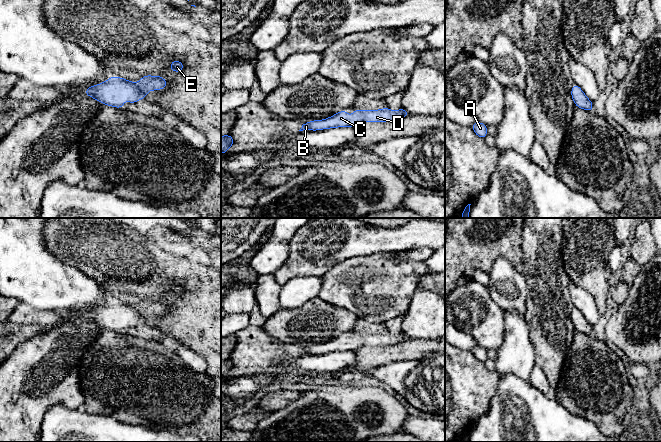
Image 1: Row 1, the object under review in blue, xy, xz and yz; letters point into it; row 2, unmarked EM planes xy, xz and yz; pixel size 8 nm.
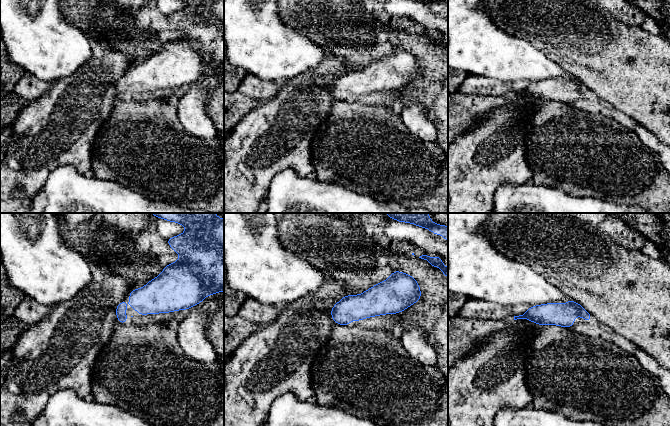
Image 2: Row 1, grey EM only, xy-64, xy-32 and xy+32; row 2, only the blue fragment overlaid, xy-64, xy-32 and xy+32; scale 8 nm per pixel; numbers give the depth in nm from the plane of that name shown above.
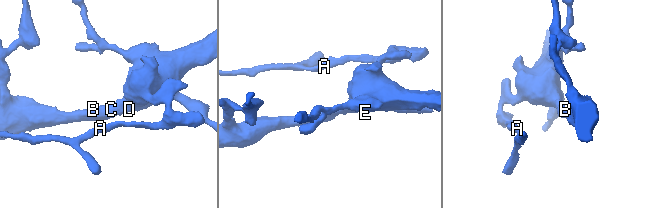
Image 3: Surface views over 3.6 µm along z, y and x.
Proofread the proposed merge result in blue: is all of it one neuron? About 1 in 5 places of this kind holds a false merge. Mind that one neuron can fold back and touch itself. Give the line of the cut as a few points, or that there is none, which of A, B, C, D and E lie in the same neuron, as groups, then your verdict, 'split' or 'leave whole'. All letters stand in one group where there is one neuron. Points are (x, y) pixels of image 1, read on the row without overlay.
cut none; groups A B C D E; leave whole

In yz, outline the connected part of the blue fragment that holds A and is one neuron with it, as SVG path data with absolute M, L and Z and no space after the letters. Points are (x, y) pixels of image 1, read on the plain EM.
M476 345L472 350L471 352L473 353L473 355L475 356L475 358L477 360L479 360L480 362L485 362L486 360L488 360L488 357L487 357L487 349L479 346L479 345Z

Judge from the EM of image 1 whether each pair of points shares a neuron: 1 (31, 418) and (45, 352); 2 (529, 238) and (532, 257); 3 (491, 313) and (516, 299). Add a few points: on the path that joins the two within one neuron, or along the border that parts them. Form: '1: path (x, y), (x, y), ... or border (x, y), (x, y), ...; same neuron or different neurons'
1: path (36, 401), (43, 389), (41, 387), (41, 367); same neuron
2: path (532, 243), (532, 252); same neuron
3: border (489, 287), (491, 298), (504, 311); different neurons

